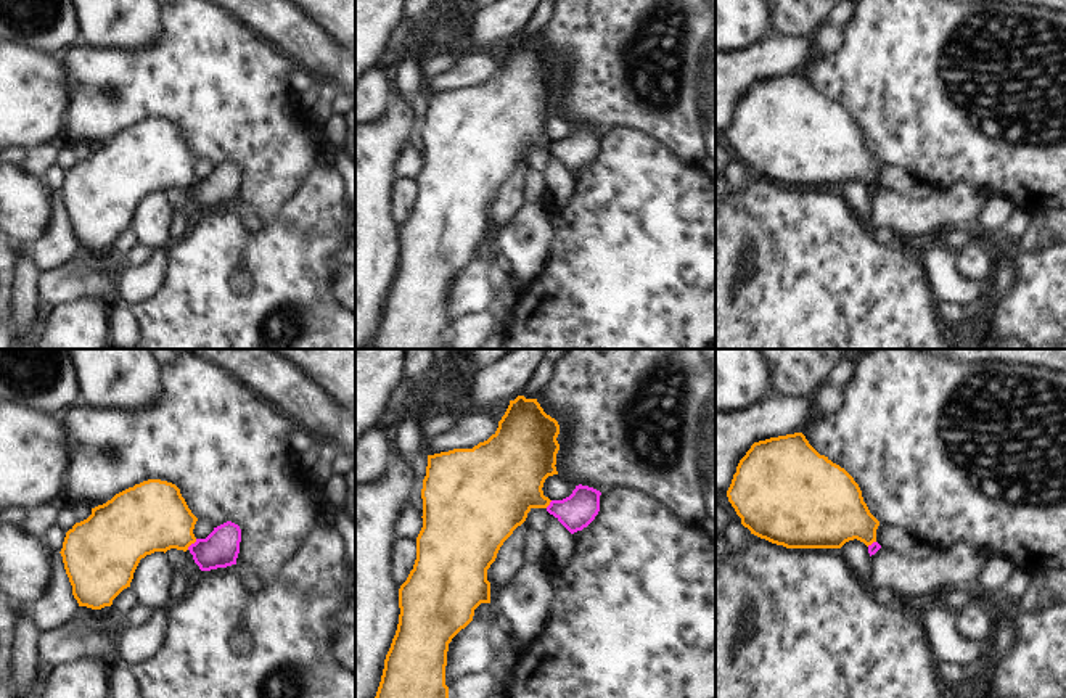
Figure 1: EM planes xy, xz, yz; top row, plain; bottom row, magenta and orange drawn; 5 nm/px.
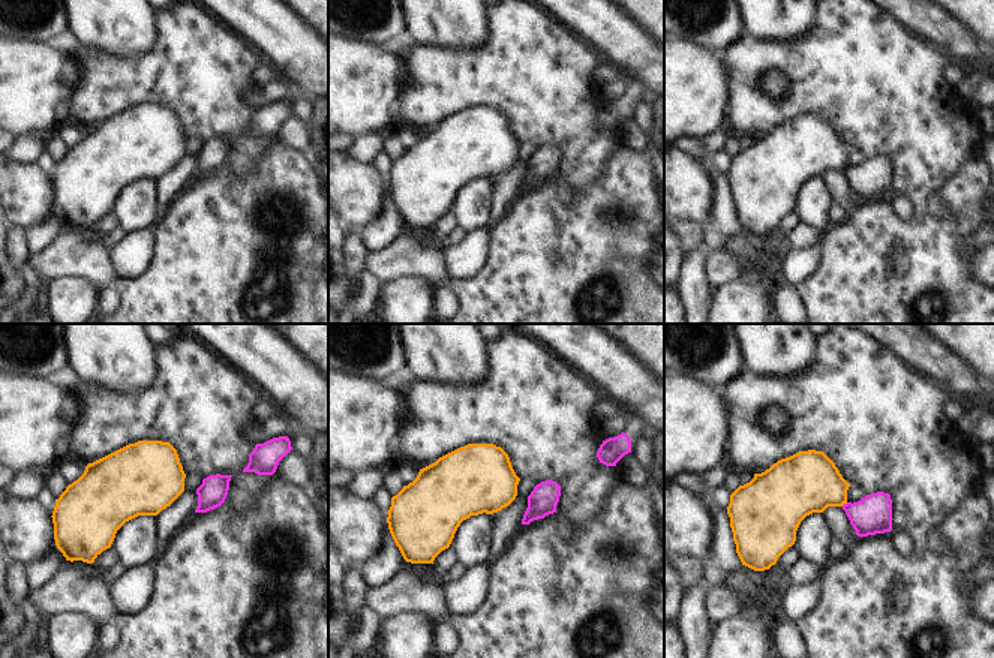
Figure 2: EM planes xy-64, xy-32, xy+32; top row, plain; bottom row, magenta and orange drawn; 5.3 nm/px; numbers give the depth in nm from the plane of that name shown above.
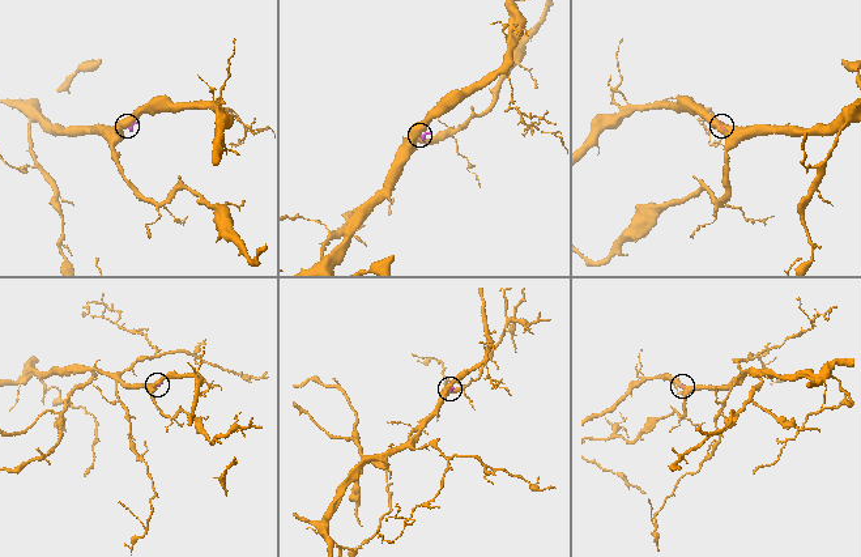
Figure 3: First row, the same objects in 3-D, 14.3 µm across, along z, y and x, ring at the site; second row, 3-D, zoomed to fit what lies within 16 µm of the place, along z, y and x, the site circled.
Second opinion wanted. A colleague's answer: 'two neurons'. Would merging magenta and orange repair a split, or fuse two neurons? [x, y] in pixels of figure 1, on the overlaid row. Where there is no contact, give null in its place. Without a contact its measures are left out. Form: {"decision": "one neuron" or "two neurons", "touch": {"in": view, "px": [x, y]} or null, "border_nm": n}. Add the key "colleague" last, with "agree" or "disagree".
{"decision": "two neurons", "touch": {"in": "xy", "px": [192, 544]}, "border_nm": 80, "colleague": "agree"}

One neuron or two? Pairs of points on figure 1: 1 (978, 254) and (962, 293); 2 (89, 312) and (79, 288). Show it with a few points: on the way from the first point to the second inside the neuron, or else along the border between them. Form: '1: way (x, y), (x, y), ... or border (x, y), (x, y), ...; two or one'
1: border (955, 253), (957, 269), (967, 279), (984, 283); two
2: border (108, 306), (98, 301), (71, 301), (52, 309); two

